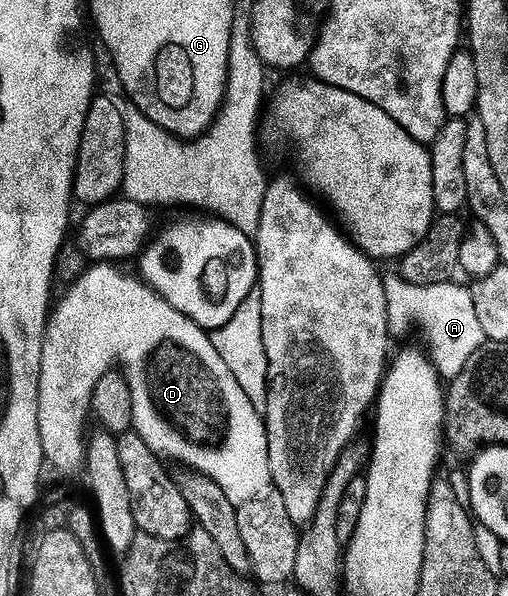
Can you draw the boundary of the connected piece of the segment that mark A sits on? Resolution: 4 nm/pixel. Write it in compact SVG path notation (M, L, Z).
M393 269L383 275L386 334L391 337L401 335L406 331L407 323L419 324L429 341L433 367L447 381L458 375L471 353L486 340L479 317L475 314L470 288L455 282L450 279L429 285L413 285L406 283Z

